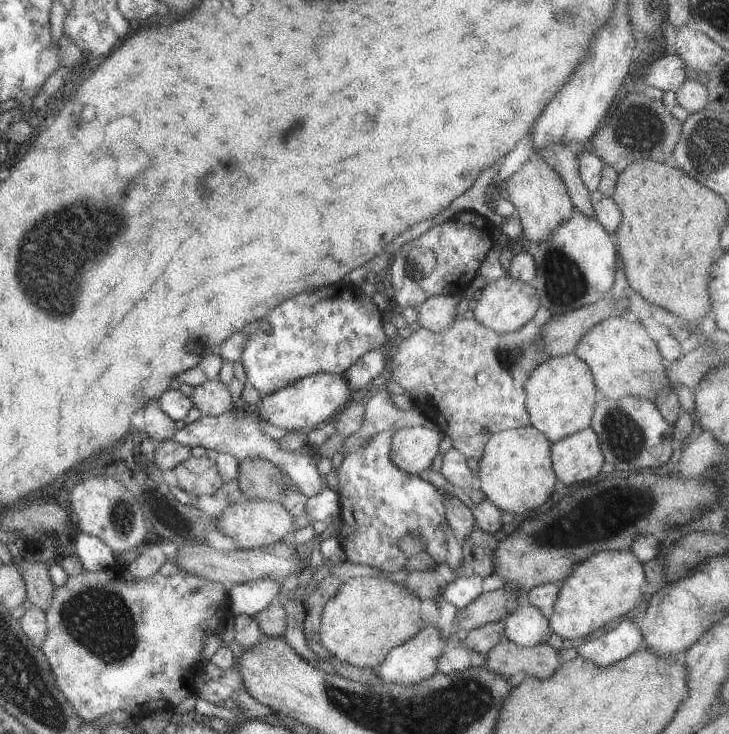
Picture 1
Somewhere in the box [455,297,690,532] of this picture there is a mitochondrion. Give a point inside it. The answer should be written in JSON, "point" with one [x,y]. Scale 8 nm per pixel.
{"point":[625,438]}

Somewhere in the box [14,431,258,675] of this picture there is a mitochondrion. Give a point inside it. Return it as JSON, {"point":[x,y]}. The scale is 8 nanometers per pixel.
{"point":[100,620]}

